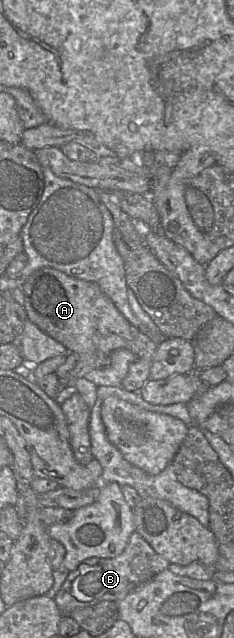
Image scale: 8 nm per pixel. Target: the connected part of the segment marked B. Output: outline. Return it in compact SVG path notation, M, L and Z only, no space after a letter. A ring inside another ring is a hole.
M134 532L124 551L115 558L88 558L79 566L69 571L65 582L54 597L54 600L63 616L78 608L91 606L101 601L118 602L139 585L150 580L160 572L168 569L170 562L156 553L149 543L138 533ZM77 589L82 594L94 596L91 601L79 601L74 596Z

